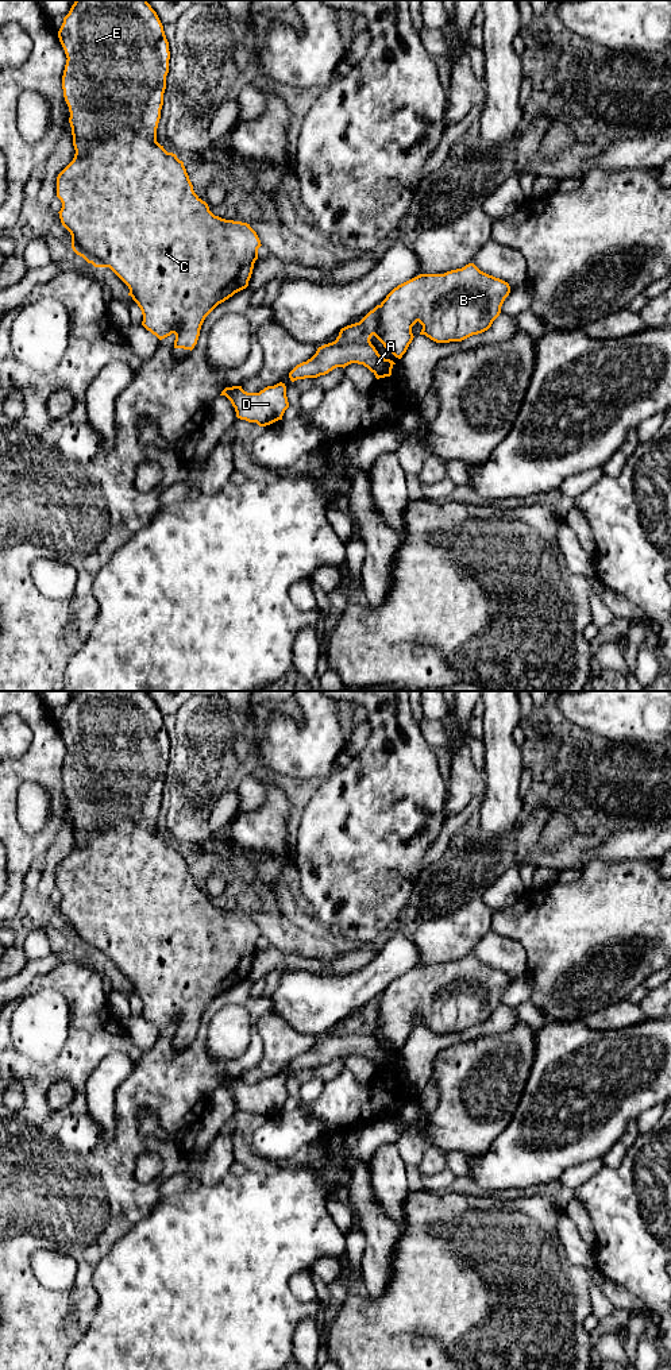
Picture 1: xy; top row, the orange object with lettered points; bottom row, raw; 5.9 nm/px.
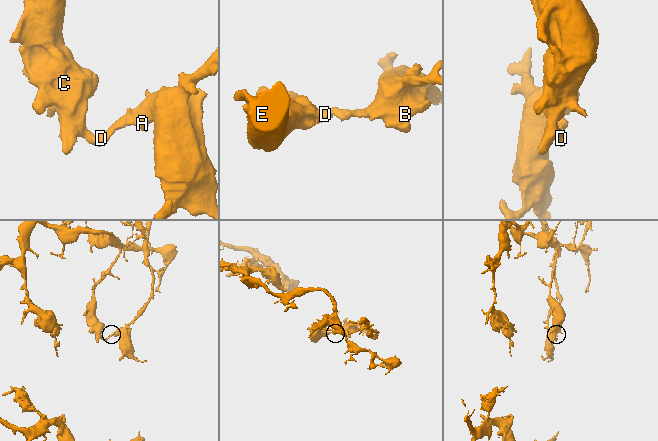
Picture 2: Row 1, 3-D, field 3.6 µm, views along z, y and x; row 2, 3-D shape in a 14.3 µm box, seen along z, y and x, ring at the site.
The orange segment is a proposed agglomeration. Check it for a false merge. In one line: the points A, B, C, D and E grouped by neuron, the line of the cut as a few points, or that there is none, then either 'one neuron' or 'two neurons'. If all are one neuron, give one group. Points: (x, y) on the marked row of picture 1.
A C D E / B; cut in xy along (380, 305), (377, 325), (373, 334); two neurons

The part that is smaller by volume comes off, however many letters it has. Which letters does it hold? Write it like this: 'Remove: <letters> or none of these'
Remove: B

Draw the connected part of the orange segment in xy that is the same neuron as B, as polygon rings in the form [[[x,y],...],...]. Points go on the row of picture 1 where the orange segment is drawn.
[[[474,263],[444,274],[420,274],[394,287],[381,302],[374,336],[398,359],[412,343],[412,327],[417,321],[423,325],[420,335],[436,343],[462,341],[491,327],[509,293],[508,282],[481,271]]]

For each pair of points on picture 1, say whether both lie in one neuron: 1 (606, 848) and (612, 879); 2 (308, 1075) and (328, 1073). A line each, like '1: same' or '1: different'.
1: different
2: same

